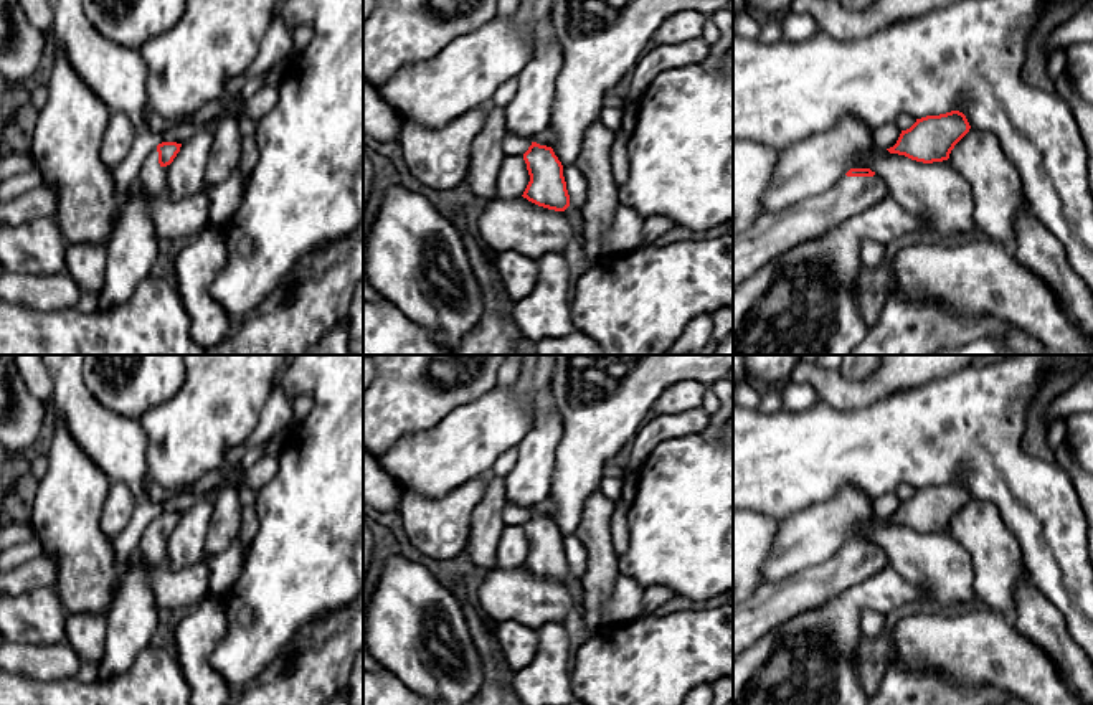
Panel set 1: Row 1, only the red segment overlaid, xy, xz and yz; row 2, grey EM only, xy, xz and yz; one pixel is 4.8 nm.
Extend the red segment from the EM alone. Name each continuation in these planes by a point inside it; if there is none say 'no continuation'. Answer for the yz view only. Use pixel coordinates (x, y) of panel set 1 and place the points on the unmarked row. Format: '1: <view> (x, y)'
1: yz (773, 603)

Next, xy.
1: xy (152, 547)

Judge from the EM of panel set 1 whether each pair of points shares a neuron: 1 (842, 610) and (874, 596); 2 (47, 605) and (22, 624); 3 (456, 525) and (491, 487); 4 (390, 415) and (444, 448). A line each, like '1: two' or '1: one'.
1: one
2: one
3: two
4: two

